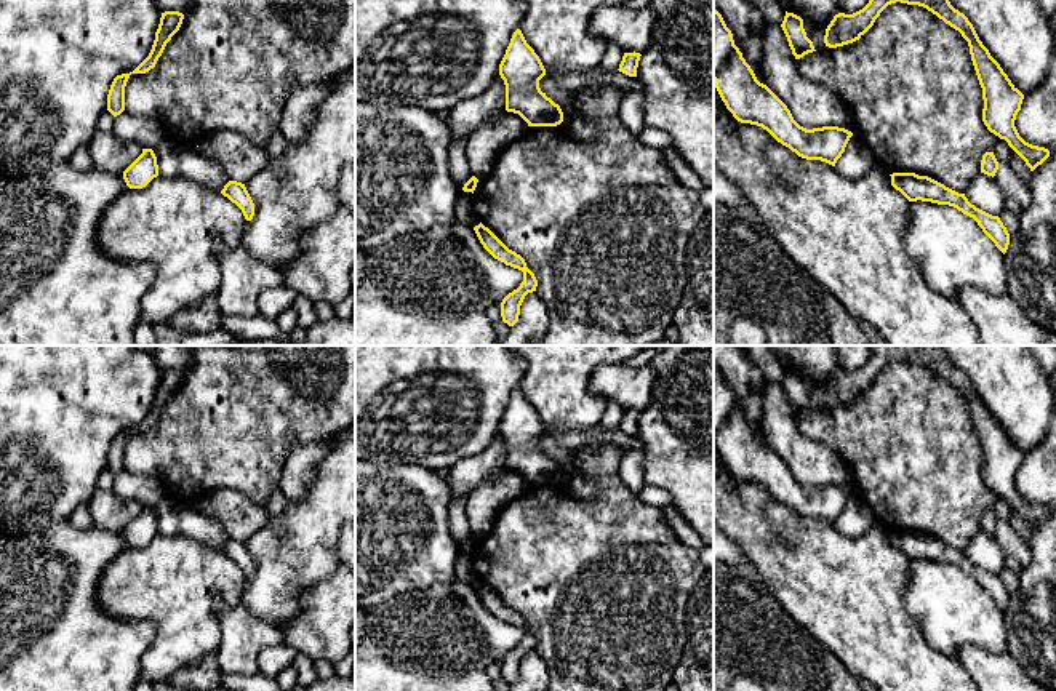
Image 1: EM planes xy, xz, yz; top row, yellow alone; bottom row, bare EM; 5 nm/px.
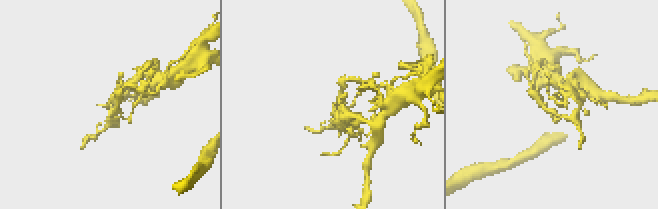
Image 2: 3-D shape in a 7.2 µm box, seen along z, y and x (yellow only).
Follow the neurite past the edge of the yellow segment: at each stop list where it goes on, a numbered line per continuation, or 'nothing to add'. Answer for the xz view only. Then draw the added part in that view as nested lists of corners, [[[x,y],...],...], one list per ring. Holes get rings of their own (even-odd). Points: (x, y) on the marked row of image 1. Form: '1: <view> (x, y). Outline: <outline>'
1: xz (613, 55). Outline: [[[608,43],[606,51],[605,51],[598,67],[605,72],[618,70],[621,61],[622,61],[622,56],[624,56],[624,51],[619,46]]]

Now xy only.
1: xy (175, 160). Outline: [[[166,136],[152,150],[157,157],[160,176],[187,178],[213,192],[221,192],[229,182],[222,166],[205,157],[198,147],[181,144]]]

